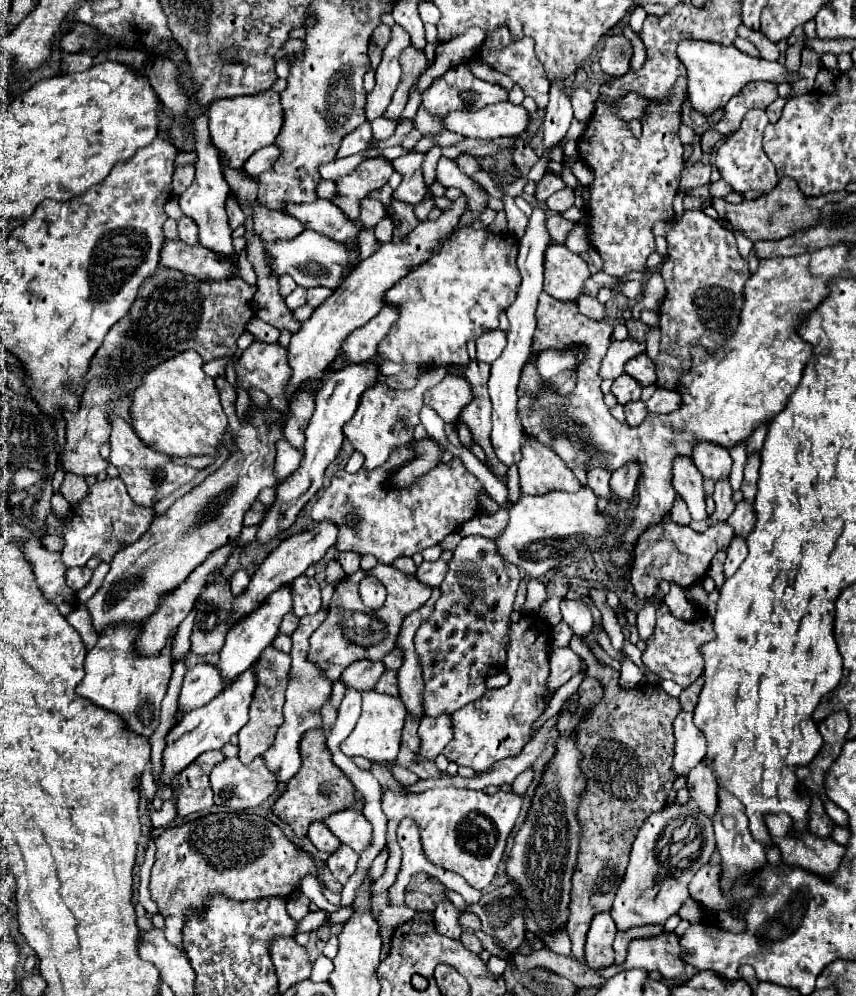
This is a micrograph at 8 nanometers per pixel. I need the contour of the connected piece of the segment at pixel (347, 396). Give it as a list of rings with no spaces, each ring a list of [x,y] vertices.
[[[365,362],[365,364],[355,364],[355,366],[343,366],[341,370],[335,370],[323,382],[319,392],[315,394],[315,412],[305,430],[305,456],[299,462],[299,468],[291,476],[287,476],[281,484],[277,484],[275,502],[269,506],[269,510],[257,530],[257,536],[255,536],[259,544],[271,542],[277,534],[291,528],[291,524],[295,522],[301,508],[323,488],[323,472],[335,460],[337,452],[341,450],[343,424],[351,420],[361,394],[367,388],[371,388],[375,384],[375,380],[379,380],[377,364]]]

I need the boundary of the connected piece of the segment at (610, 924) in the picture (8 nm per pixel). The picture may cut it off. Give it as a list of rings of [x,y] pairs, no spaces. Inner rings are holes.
[[[609,912],[595,916],[595,920],[591,922],[591,928],[587,932],[587,942],[585,942],[587,968],[601,970],[601,968],[607,968],[613,964],[615,934],[617,934],[617,928],[615,928],[615,922]]]

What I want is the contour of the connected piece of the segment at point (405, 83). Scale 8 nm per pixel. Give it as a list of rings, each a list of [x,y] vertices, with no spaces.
[[[409,46],[409,48],[403,52],[403,56],[399,58],[399,62],[401,62],[403,74],[401,74],[401,82],[399,82],[395,94],[393,94],[393,102],[389,104],[389,108],[387,108],[387,112],[385,112],[387,118],[397,118],[397,116],[403,112],[413,84],[417,82],[417,78],[419,78],[419,76],[425,72],[425,68],[429,66],[425,54],[423,54],[421,50],[417,50],[415,46]]]

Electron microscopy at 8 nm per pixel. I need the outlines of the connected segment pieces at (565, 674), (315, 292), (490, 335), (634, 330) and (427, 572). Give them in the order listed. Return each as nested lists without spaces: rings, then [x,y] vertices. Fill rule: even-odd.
[[[569,646],[553,648],[553,654],[549,656],[549,664],[551,664],[551,676],[547,678],[549,692],[559,690],[573,674],[579,672],[579,656]]]
[[[311,288],[311,290],[307,290],[307,304],[313,306],[313,308],[317,308],[331,294],[333,294],[333,290],[329,290],[329,288]]]
[[[495,328],[495,332],[487,332],[487,336],[481,336],[477,342],[477,360],[491,364],[503,352],[505,342],[507,342],[505,330]]]
[[[629,318],[629,320],[625,320],[625,326],[627,326],[627,332],[629,332],[631,338],[635,338],[639,342],[645,342],[645,336],[647,336],[647,330],[649,330],[647,324],[643,324],[641,320]]]
[[[435,560],[435,562],[423,562],[419,568],[417,568],[417,574],[415,578],[421,582],[421,584],[427,584],[429,588],[435,588],[443,582],[447,574],[447,566],[443,560]]]

